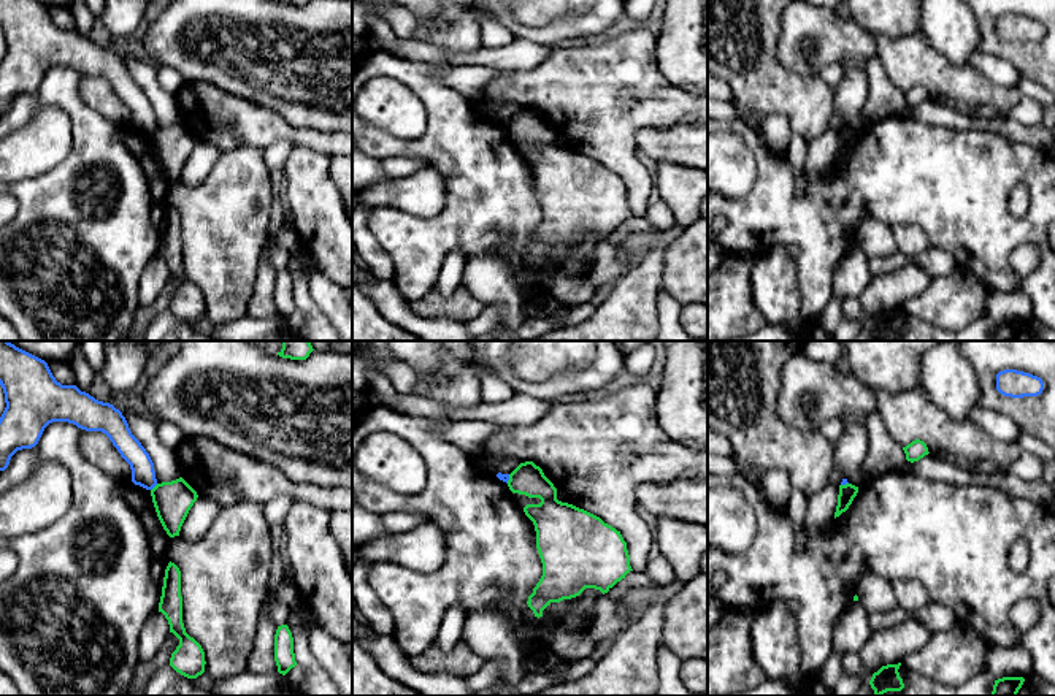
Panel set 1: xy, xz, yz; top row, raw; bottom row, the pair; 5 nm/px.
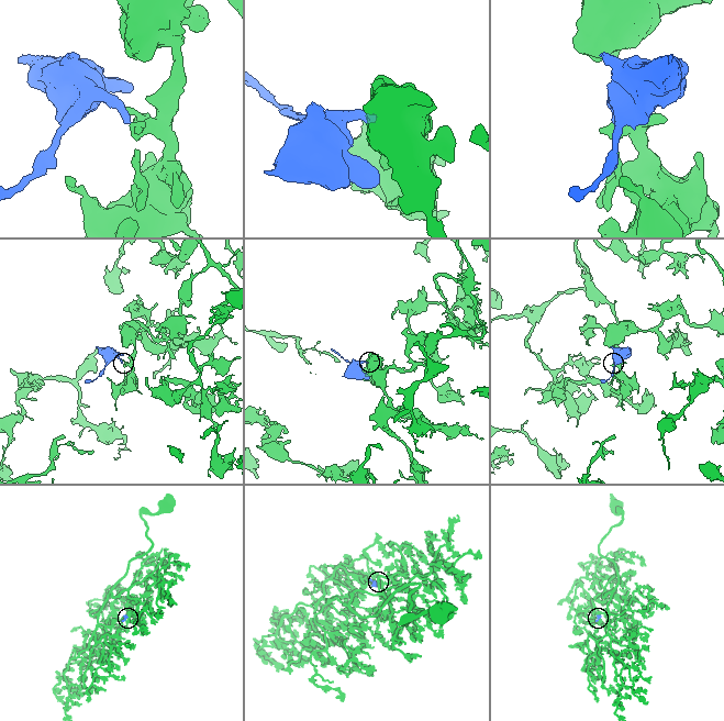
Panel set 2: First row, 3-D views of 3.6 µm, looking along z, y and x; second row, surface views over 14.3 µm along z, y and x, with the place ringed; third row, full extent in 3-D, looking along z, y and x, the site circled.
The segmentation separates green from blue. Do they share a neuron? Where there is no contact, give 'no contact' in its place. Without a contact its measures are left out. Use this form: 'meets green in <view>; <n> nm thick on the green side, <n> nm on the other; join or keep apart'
meets green in xy; 190 nm thick on the green side, 120 nm on the other; keep apart

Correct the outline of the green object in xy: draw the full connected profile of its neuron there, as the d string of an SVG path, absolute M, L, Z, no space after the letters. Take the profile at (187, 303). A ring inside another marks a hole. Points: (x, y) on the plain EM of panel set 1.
M171 206L165 214L159 257L168 265L170 277L179 284L179 290L171 298L170 311L187 323L197 323L205 317L205 296L201 290L186 277L182 268L181 216Z

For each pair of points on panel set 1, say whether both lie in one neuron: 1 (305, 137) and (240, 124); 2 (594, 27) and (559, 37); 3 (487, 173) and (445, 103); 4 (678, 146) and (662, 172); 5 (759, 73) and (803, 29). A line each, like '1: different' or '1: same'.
1: same
2: same
3: same
4: different
5: different

